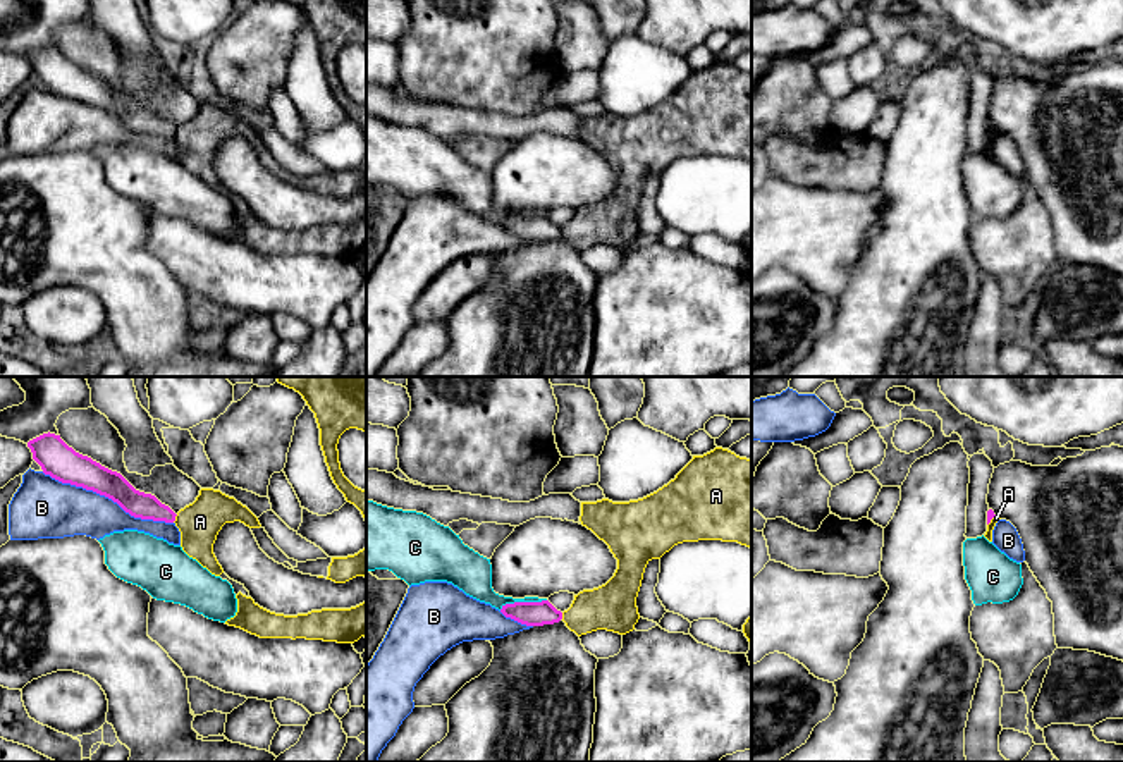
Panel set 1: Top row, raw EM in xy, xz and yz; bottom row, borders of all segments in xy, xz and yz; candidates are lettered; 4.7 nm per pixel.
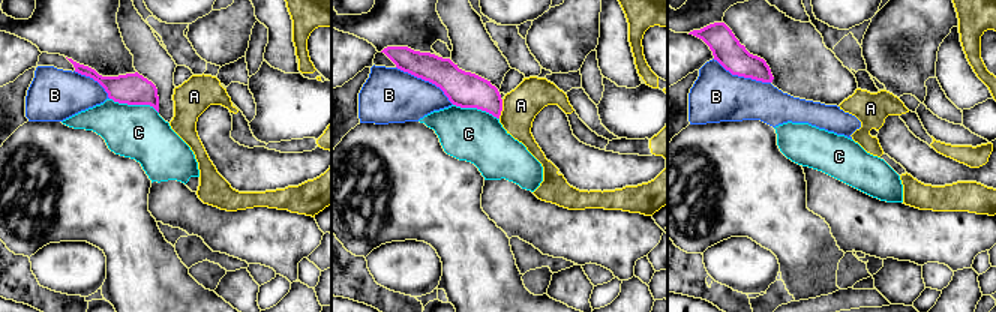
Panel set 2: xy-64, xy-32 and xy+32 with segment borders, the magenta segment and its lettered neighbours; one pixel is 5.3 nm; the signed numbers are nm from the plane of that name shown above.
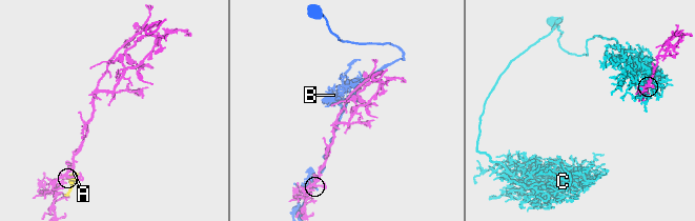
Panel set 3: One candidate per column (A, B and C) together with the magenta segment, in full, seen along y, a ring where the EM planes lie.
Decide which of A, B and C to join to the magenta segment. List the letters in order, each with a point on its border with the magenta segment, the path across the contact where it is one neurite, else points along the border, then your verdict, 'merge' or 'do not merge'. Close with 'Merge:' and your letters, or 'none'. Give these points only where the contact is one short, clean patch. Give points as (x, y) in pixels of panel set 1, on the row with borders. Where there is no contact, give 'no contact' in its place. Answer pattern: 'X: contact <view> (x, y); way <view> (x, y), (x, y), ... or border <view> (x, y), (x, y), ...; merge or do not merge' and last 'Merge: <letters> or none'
A: contact xy (174, 518); way xy (138, 504), (174, 518), (200, 522); merge
B: contact xy (107, 496); do not merge
C: contact xz (521, 602); do not merge
Merge: A

